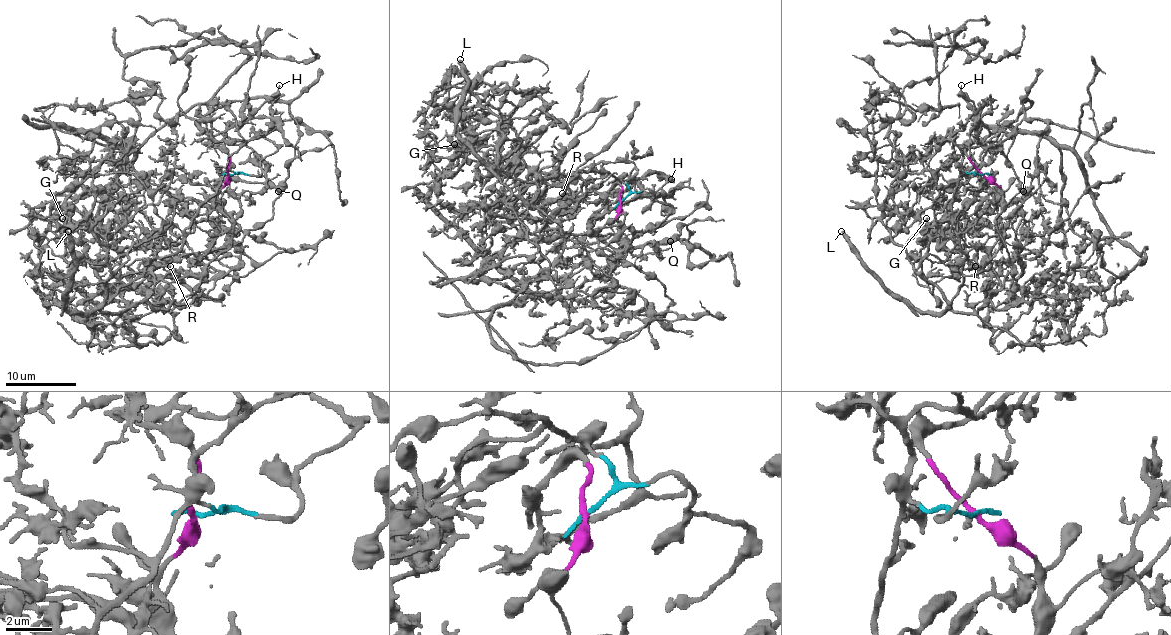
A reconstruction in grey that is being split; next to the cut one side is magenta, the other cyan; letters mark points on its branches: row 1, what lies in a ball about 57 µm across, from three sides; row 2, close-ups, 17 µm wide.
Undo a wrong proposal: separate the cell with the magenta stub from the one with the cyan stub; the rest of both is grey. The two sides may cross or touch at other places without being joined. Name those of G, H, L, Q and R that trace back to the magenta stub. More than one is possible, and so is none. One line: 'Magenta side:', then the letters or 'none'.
Magenta side: H, Q

